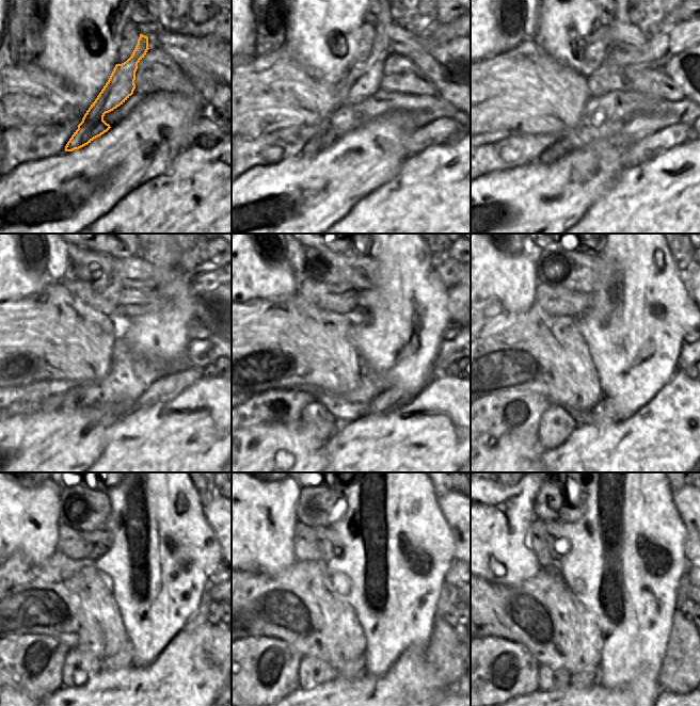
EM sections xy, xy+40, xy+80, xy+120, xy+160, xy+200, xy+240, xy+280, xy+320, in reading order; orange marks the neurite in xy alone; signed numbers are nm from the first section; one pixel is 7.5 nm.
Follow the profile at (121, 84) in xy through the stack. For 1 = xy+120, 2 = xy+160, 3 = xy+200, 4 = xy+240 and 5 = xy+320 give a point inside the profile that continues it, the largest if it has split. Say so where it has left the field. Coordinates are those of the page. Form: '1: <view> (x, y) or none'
1: xy+120 (70, 401)
2: xy+160 (316, 417)
3: xy+200 (556, 426)
4: xy+240 (80, 664)
5: xy+320 (550, 679)

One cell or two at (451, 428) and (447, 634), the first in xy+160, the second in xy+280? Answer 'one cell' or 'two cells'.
two cells

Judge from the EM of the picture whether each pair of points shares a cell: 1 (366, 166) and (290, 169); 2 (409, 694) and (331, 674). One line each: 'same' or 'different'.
1: same
2: different

